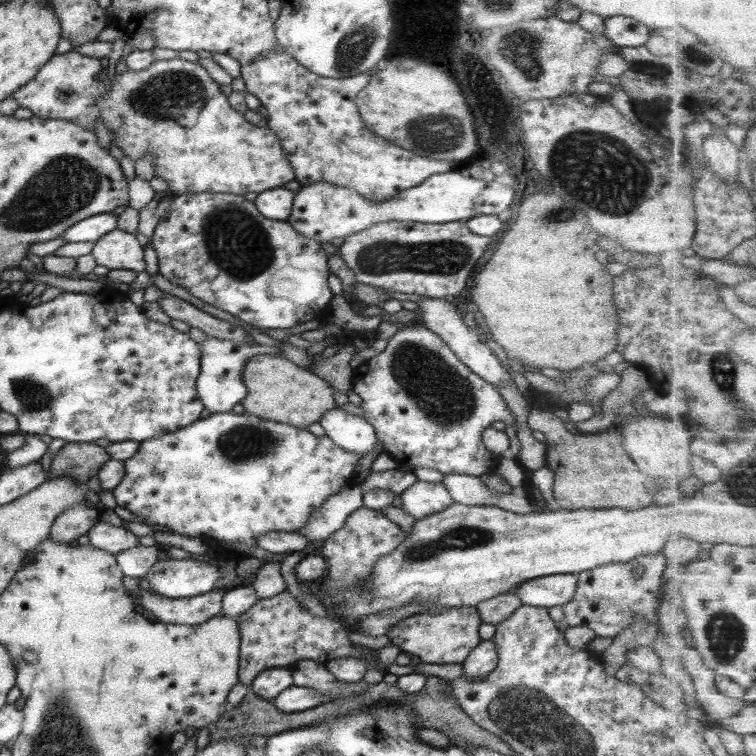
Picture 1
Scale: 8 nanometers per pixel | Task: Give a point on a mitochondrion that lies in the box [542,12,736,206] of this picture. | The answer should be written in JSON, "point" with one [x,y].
{"point":[696,57]}

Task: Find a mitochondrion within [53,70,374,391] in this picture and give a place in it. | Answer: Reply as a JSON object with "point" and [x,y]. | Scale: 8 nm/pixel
{"point":[236,243]}

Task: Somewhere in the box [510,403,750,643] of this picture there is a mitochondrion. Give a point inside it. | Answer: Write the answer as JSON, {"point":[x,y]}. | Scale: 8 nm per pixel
{"point":[629,612]}

